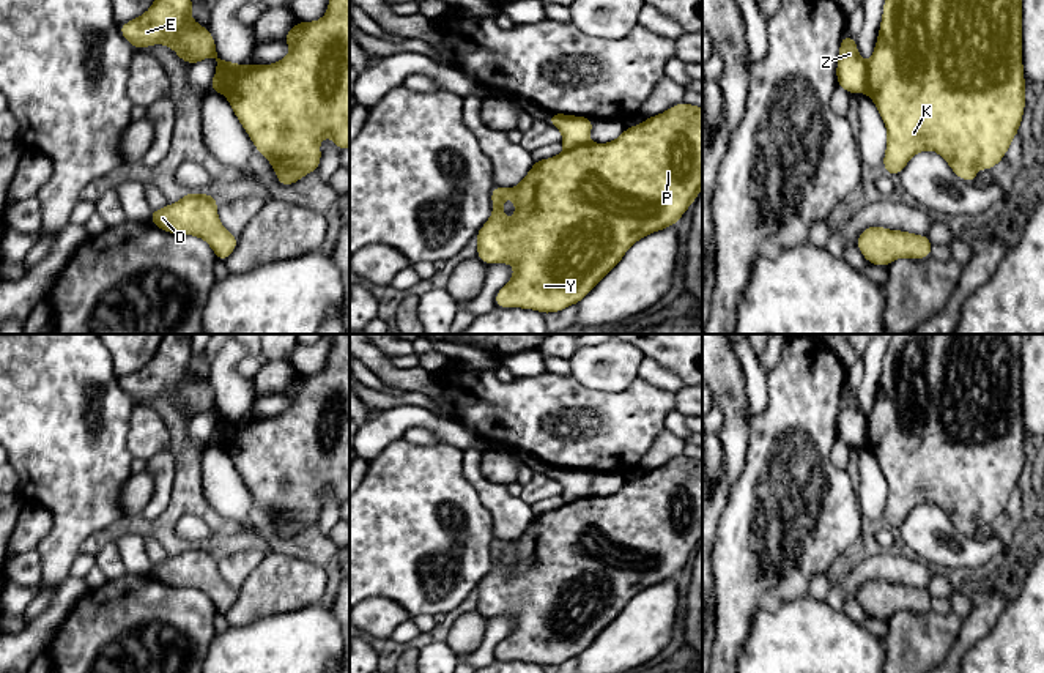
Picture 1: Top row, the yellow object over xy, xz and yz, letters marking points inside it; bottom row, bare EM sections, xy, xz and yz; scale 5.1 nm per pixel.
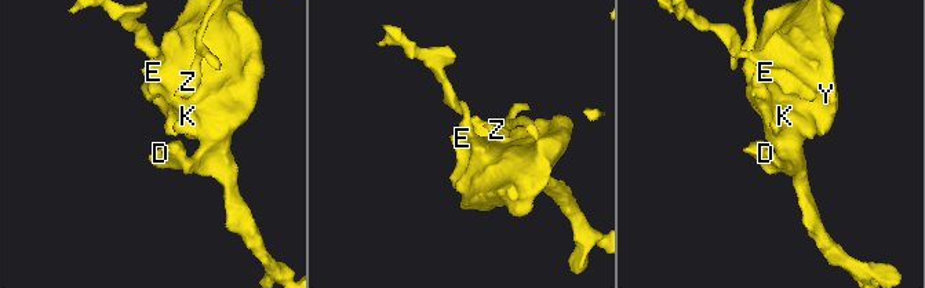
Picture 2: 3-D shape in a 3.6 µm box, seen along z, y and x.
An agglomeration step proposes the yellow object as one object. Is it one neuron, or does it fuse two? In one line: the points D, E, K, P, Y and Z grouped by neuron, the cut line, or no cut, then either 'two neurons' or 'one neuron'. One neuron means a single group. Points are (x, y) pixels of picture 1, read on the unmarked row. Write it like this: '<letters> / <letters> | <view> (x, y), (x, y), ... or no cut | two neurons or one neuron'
D E K P Y / Z | yz (865, 415), (868, 445) | two neurons

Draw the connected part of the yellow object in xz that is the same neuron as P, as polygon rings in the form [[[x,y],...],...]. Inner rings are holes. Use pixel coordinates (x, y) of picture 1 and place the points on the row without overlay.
[[[679,455],[660,468],[653,468],[644,473],[638,479],[627,479],[624,487],[608,496],[584,496],[573,503],[565,503],[559,509],[535,514],[529,526],[515,541],[505,542],[494,539],[491,542],[493,567],[477,585],[477,612],[483,616],[512,616],[515,619],[510,635],[502,640],[496,649],[496,660],[521,660],[534,662],[542,667],[559,665],[572,657],[578,657],[627,607],[628,600],[638,593],[647,589],[649,586],[663,583],[666,580],[676,578],[693,553],[702,542],[702,460],[690,459],[687,455]],[[505,550],[515,553],[516,569],[509,574],[502,564],[502,555]]]

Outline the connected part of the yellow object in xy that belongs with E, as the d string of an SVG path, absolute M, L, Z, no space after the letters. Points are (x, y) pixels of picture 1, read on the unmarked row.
M164 334L151 361L134 374L120 378L120 386L135 402L167 397L181 415L198 416L214 410L222 427L222 446L233 460L236 471L249 487L255 501L268 512L282 539L320 520L320 493L332 492L337 503L350 500L350 334L332 334L326 369L315 375L298 375L283 391L291 405L272 418L224 415L209 381L191 370L191 337Z

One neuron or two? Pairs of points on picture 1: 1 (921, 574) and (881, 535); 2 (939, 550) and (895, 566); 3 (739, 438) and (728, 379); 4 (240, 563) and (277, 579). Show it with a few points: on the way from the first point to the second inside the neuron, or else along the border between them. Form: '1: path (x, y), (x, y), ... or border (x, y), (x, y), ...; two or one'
1: border (873, 547), (888, 550); two
2: border (915, 555), (936, 569); two
3: path (736, 424), (733, 393); one
4: border (266, 554), (238, 591); two

